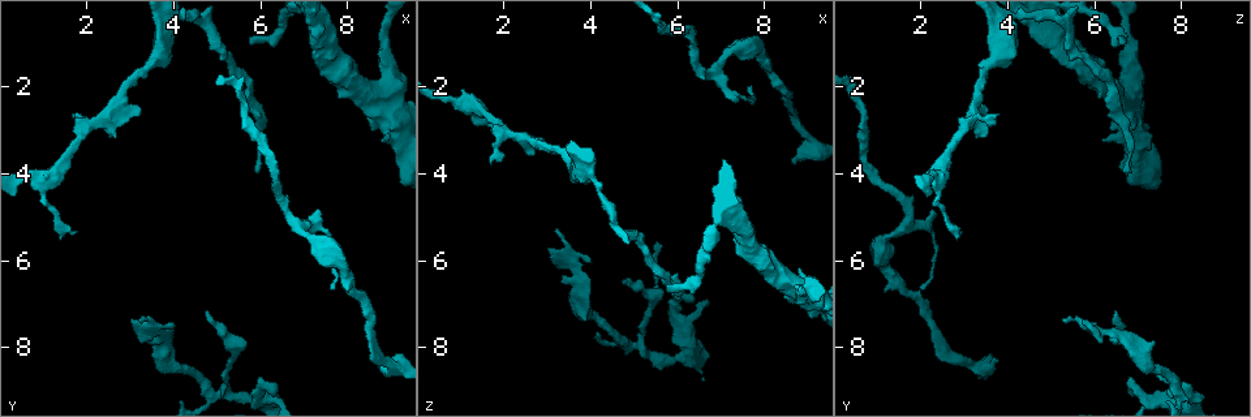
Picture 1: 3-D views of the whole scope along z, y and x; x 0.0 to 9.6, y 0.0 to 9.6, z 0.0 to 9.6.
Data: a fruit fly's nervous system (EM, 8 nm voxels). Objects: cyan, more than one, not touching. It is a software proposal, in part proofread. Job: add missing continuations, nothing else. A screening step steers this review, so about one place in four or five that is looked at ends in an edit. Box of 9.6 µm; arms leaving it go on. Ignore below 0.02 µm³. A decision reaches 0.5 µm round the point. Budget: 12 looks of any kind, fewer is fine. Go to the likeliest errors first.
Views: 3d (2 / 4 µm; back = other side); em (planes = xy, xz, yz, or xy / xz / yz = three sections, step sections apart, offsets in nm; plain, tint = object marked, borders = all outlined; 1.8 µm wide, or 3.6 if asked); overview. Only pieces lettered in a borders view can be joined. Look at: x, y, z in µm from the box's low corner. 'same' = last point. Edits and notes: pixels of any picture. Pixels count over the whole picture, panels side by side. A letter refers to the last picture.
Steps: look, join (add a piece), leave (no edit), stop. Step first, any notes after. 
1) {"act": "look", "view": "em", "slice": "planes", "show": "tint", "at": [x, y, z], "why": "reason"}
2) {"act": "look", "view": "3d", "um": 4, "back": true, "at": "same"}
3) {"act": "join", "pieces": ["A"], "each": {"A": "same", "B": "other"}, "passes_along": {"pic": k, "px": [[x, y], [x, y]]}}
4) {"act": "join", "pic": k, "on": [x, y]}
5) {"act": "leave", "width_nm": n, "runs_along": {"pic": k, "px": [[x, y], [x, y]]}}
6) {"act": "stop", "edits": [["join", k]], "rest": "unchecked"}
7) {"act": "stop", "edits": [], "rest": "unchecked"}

{"act": "look", "view": "3d", "um": 2, "at": [4.80, 7.10, 6.50], "why": "long arm stops here"}

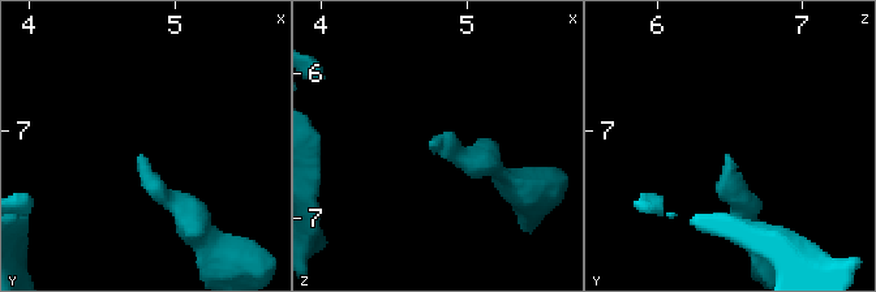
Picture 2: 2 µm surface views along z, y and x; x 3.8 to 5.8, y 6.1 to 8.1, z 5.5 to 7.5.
{"act": "look", "view": "em", "slice": "xz", "step": 16, "show": "tint", "at": [4.76, 7.16, 6.50]}

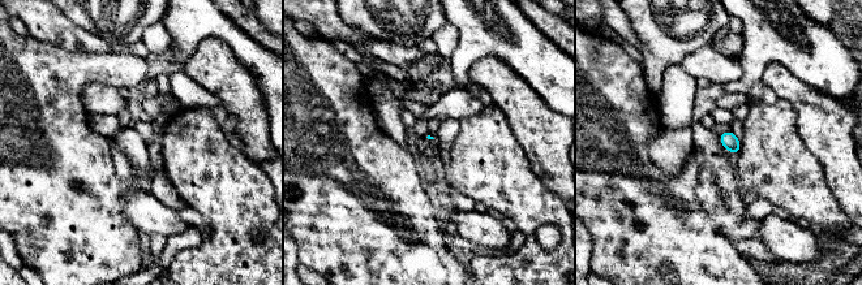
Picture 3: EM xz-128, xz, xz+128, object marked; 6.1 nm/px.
{"act": "look", "view": "em", "slice": "xz", "step": 16, "show": "borders", "at": "same", "why": "what lies round it"}

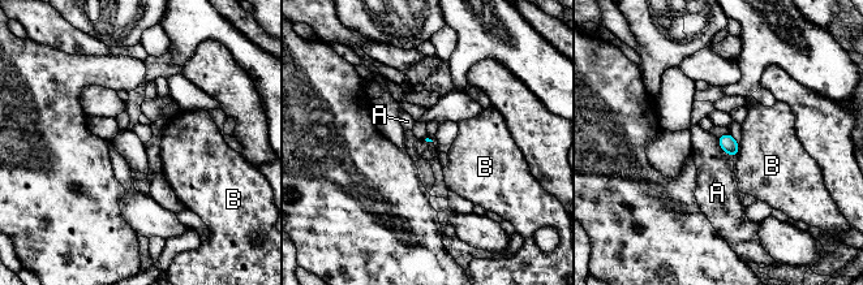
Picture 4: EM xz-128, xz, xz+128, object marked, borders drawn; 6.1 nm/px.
{"act": "leave", "longest_contact_nm": ["A", 160], "each": {"A": "other", "B": "other"}, "border": {"pic": 4, "px": [[717, 138], [717, 143], [733, 158]]}, "found": "none of them fits"}

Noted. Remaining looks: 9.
{"act": "look", "view": "3d", "um": 2, "back": true, "at": [5.25, 9.00, 8.10], "why": "four-way junction"}

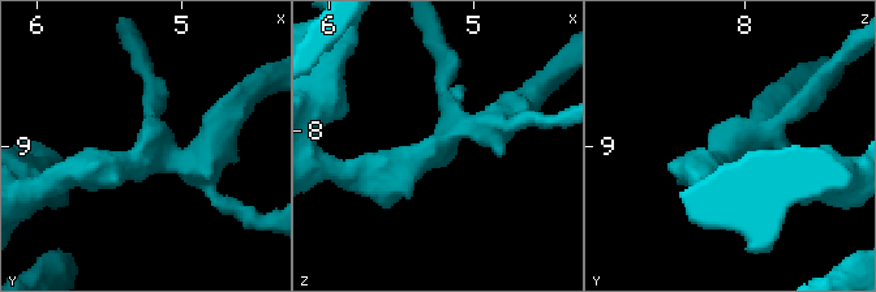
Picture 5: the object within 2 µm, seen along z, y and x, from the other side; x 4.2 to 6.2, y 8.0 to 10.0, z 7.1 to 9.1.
{"act": "look", "view": "em", "slice": "xz", "step": 16, "show": "tint", "at": [5.24, 9.06, 8.12], "arms": 4, "why": "need the tissue"}

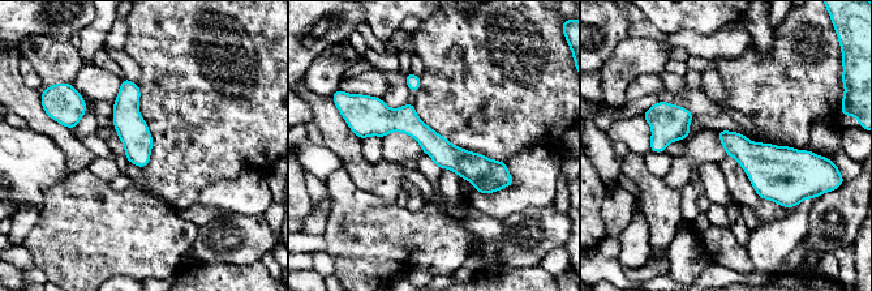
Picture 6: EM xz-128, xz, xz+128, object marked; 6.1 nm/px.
{"act": "look", "view": "em", "slice": "planes", "show": "borders", "at": "same"}

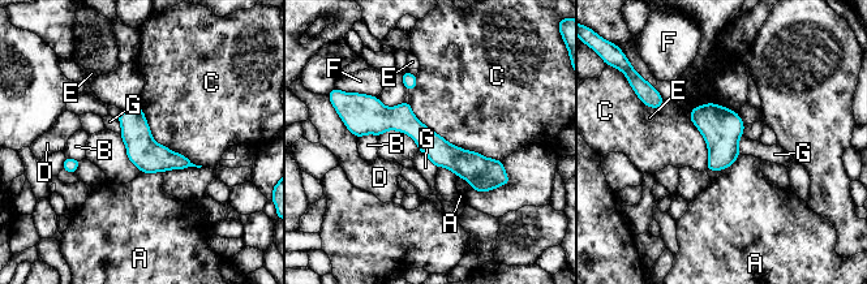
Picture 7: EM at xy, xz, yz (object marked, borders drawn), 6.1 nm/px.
{"act": "leave", "width_nm": 160, "each": {"A": "other", "B": "other", "C": "other", "D": "other", "E": "other", "F": "other", "G": "other"}, "border": {"pic": 7, "px": [[420, 150], [437, 168]]}, "found": "none of them fits"}

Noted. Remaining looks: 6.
{"act": "look", "view": "em", "slice": "yz", "step": 8, "show": "borders", "at": [5.75, 1.00, 6.70], "why": "free end"}

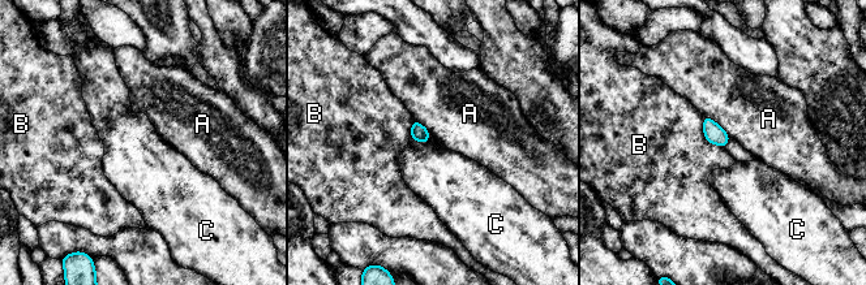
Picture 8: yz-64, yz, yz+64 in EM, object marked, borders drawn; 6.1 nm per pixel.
{"act": "look", "view": "em", "slice": "planes", "show": "borders", "at": "same", "why": "cut it another way"}

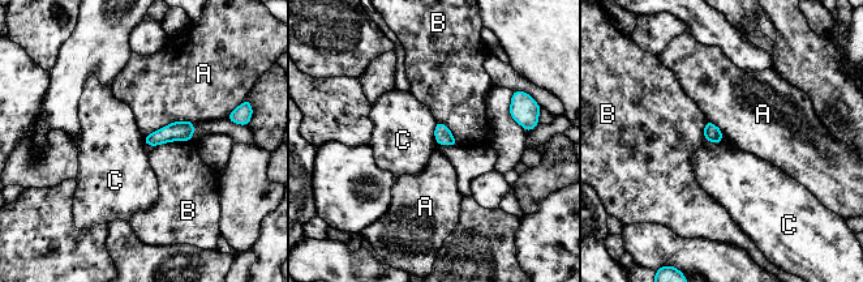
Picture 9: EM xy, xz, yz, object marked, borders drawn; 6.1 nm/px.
{"act": "leave", "each": {"A": "other", "B": "other", "C": "other"}, "found": "no lettered piece goes on from it"}

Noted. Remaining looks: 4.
{"act": "look", "view": "3d", "um": 2, "at": [2.50, 3.10, 3.50], "why": "an open end"}

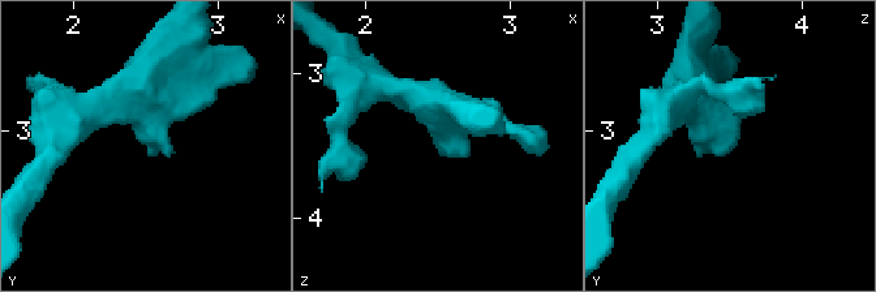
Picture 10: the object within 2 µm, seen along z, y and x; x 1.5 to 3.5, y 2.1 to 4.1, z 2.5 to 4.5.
{"act": "look", "view": "em", "slice": "planes", "show": "borders", "at": [2.58, 3.08, 3.54], "why": "need the tissue"}

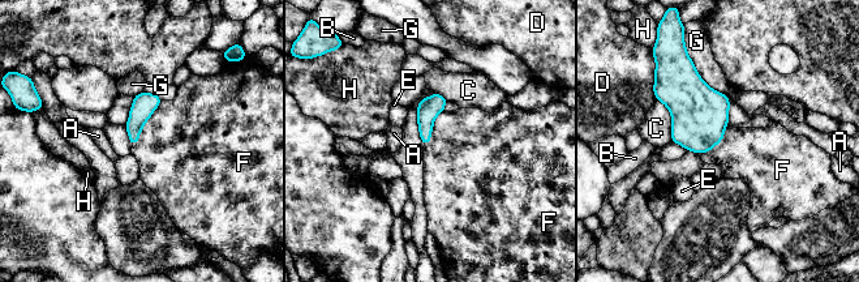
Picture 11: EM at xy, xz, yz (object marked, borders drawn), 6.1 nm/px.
{"act": "leave", "each": {"A": "other", "B": "other", "C": "other", "D": "other", "E": "other", "F": "other", "G": "other", "H": "other"}, "found": "none of them fits"}

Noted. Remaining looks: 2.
{"act": "look", "view": "em", "slice": "planes", "show": "borders", "at": [3.25, 7.75, 6.05], "why": "tapers out"}

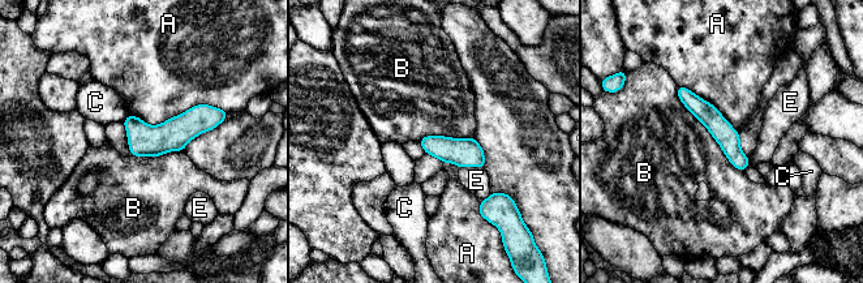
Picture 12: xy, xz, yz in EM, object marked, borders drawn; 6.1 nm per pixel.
{"act": "leave", "each": {"A": "other", "B": "other", "C": "other", "E": "other"}, "runs_along": {"pic": 12, "px": [[681, 89], [725, 134], [742, 166]]}, "found": "no lettered piece goes on from it"}

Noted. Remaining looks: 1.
{"act": "stop", "edits": [], "rest": "unchecked"}

